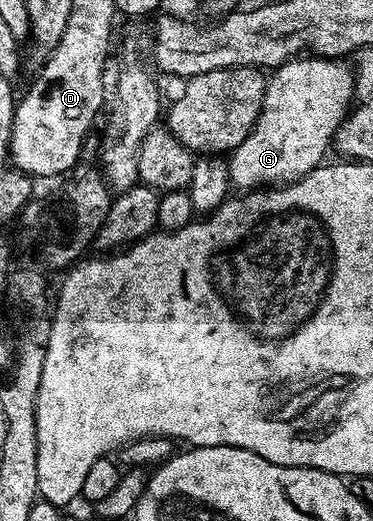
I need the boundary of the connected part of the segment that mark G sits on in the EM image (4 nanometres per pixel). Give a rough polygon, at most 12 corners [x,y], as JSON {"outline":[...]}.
{"outline":[[301,55],[267,78],[227,158],[237,190],[320,168],[353,104],[340,59]]}

